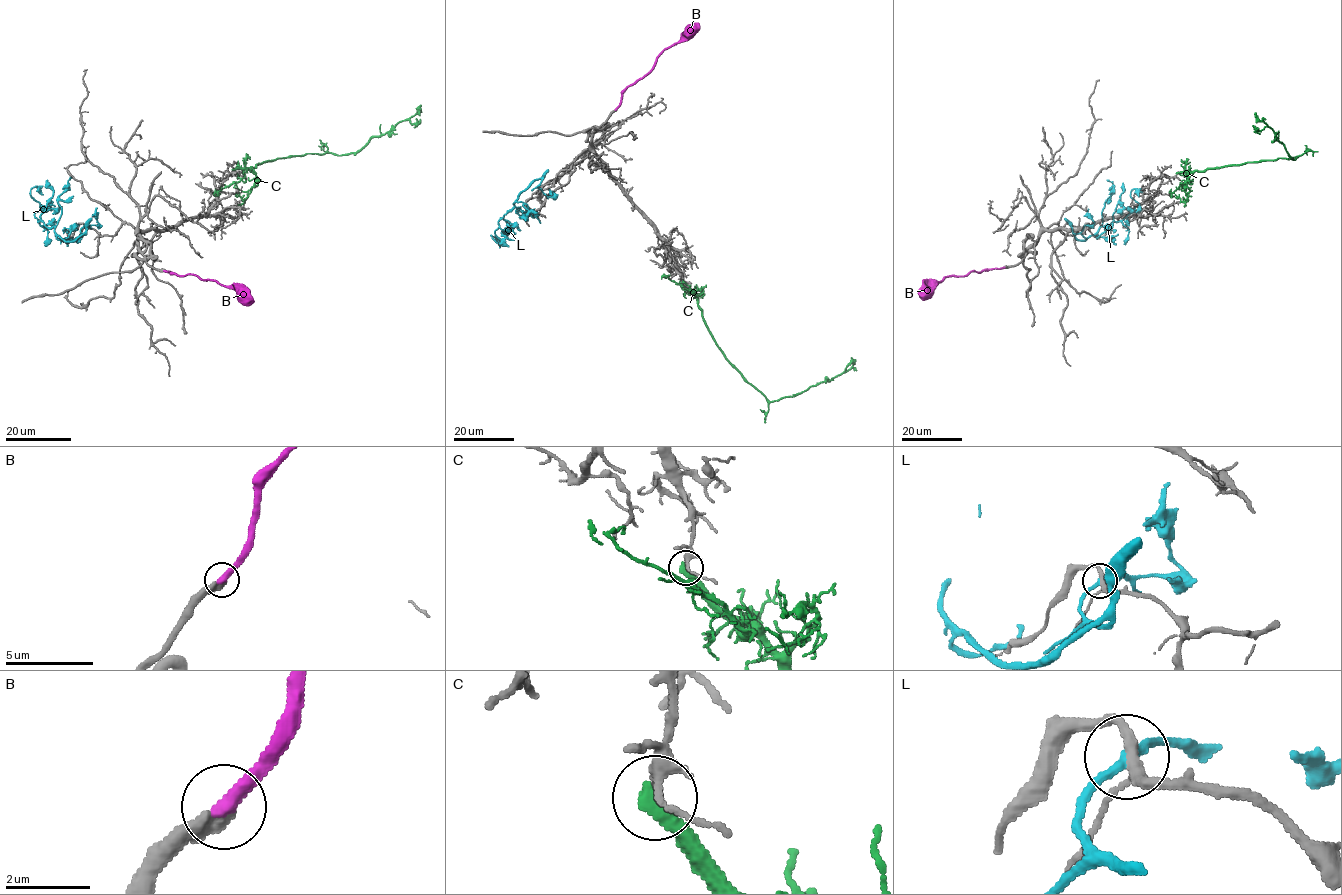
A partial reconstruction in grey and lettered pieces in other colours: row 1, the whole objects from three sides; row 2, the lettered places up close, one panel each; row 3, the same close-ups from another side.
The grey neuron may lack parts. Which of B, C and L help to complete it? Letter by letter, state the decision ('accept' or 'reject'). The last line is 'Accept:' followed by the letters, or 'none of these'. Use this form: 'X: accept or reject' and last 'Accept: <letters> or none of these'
B: accept
C: reject
L: reject
Accept: B

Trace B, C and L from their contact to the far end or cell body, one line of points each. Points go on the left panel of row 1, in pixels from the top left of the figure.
B: (164, 271), (214, 280), (223, 285), (231, 285), (238, 292), (245, 292), (253, 300)
C: (233, 169), (306, 154), (357, 153), (373, 137), (388, 132), (399, 122), (410, 118), (418, 112), (419, 105)
L: (83, 226), (83, 234), (66, 241), (38, 221), (40, 207), (30, 190), (36, 186), (43, 194)

